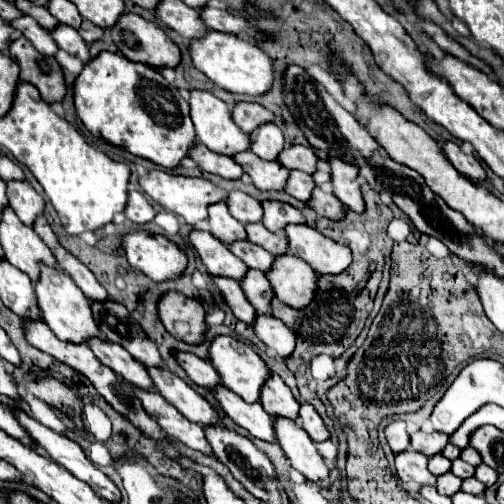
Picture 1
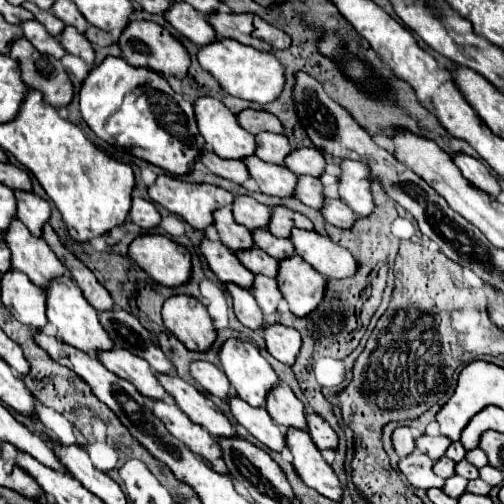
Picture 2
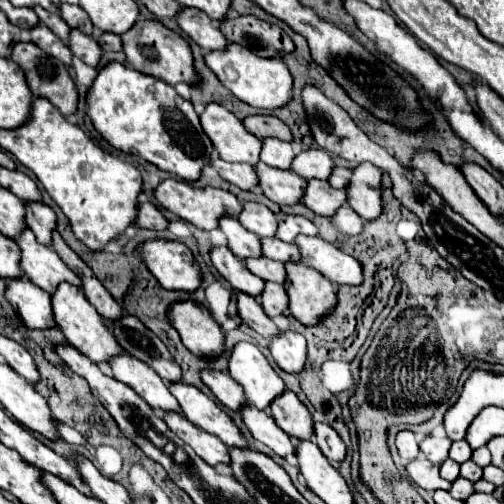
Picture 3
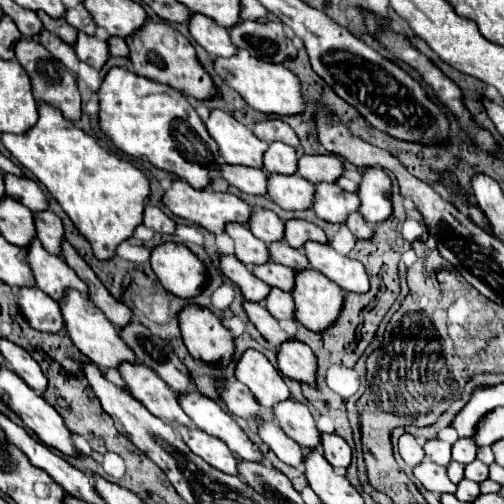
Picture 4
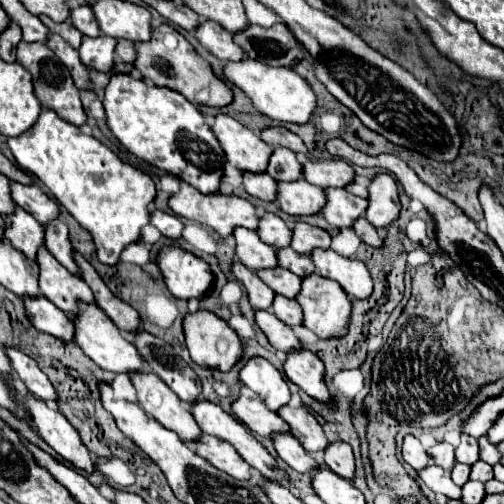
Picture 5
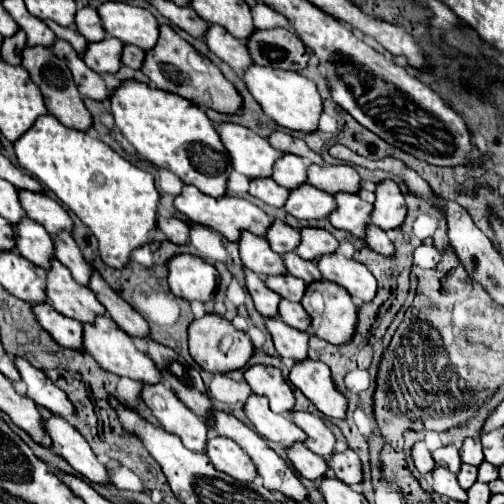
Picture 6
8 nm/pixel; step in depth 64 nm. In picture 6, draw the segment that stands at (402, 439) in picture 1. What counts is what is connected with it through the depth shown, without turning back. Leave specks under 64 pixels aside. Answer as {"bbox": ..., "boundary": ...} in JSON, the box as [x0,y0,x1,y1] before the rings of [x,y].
{"bbox":[412,442,436,474],"boundary":[[[418,442],[414,448],[412,448],[412,456],[414,456],[414,462],[416,462],[416,468],[422,472],[422,474],[428,474],[432,472],[432,468],[436,466],[432,454],[428,452],[426,444],[424,442]]]}

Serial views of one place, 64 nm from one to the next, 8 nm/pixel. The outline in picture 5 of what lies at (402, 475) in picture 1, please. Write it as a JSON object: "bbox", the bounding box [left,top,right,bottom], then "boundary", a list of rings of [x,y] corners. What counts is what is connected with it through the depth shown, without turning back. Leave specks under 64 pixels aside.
{"bbox":[418,466,462,498],"boundary":[[[428,466],[428,468],[420,470],[418,474],[426,482],[426,486],[430,490],[434,490],[436,494],[444,494],[448,498],[460,498],[462,496],[462,488],[452,482],[450,472],[444,470],[444,468],[440,468],[440,466]]]}

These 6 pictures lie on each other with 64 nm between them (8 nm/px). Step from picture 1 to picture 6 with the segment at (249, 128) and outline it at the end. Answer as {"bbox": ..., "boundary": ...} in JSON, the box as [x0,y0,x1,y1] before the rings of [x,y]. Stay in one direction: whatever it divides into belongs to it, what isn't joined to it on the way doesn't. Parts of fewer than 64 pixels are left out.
{"bbox":[268,130,324,164],"boundary":[[[276,130],[276,132],[268,138],[268,142],[270,142],[276,150],[282,150],[284,154],[296,154],[296,156],[300,156],[300,158],[308,158],[312,164],[324,164],[324,160],[322,160],[316,152],[312,152],[302,138],[294,138],[294,136],[290,136],[290,134],[282,132],[282,130]]]}

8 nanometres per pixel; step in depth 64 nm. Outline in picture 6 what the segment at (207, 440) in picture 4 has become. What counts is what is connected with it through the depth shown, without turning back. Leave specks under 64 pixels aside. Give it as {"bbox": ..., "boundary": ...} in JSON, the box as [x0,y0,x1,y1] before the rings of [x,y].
{"bbox":[206,438,258,482],"boundary":[[[210,438],[206,454],[216,470],[236,478],[238,482],[252,482],[258,476],[252,458],[230,438]]]}

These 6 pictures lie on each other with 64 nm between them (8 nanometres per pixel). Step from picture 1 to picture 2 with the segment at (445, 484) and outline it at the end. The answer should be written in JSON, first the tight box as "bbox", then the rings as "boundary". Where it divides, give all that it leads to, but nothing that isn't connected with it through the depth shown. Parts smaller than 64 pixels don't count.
{"bbox":[442,476,468,498],"boundary":[[[452,476],[446,480],[446,486],[442,490],[452,498],[460,498],[466,492],[466,486],[468,486],[468,480],[464,480],[462,476]]]}

